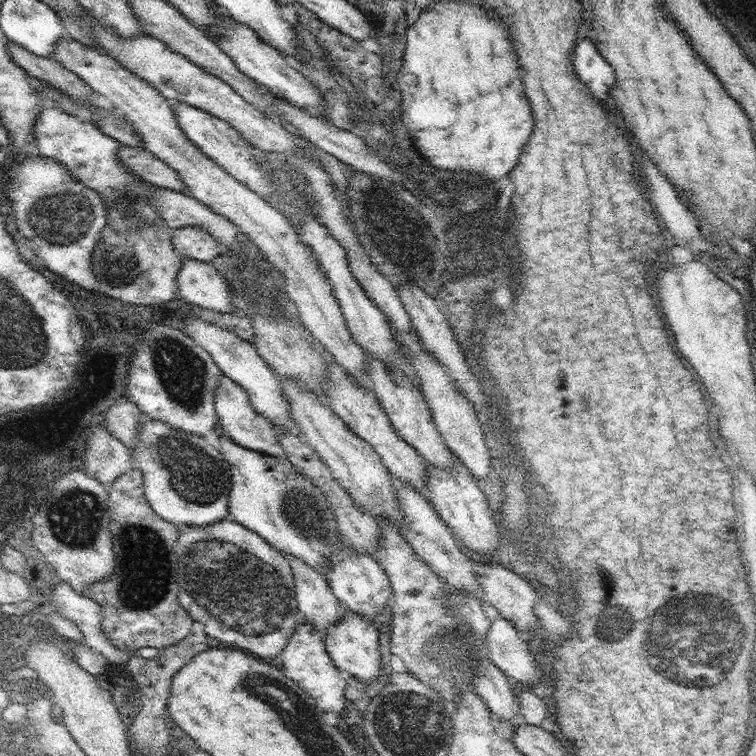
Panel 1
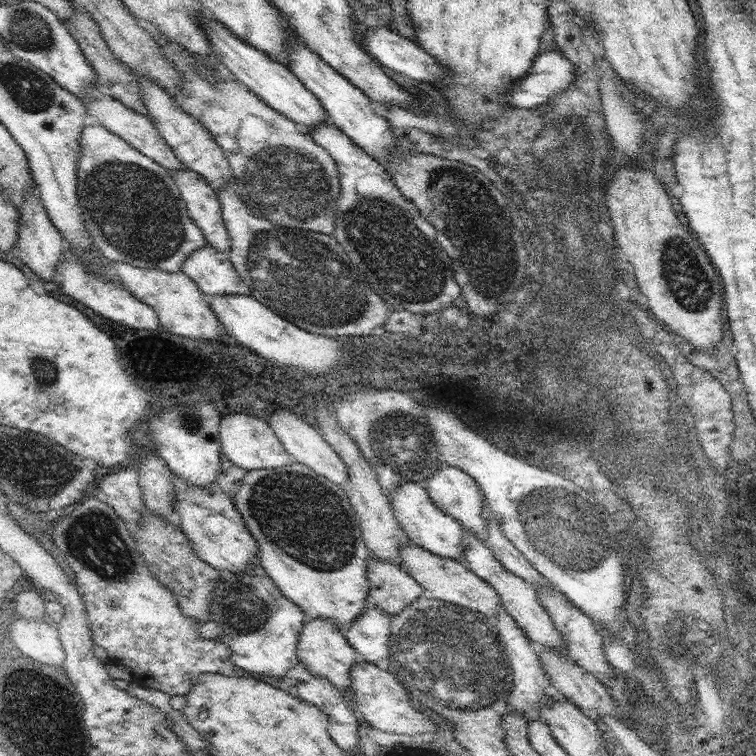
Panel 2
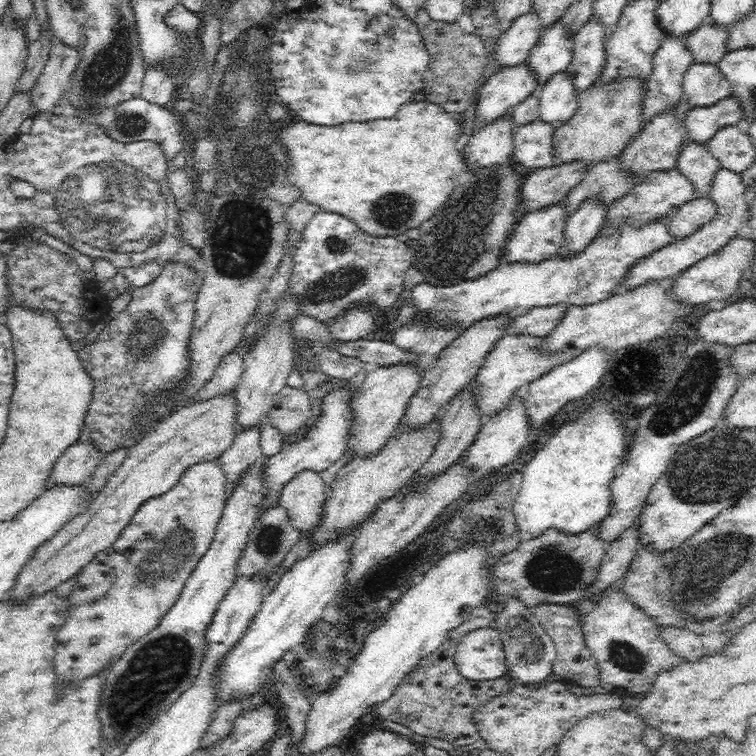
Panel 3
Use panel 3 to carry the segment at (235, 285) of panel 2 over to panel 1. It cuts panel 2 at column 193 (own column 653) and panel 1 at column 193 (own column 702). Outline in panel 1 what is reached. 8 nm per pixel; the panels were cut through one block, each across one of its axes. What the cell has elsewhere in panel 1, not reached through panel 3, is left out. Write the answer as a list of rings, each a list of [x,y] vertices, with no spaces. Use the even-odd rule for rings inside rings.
[[[190,225],[172,231],[174,251],[181,258],[213,264],[221,254],[218,241],[201,226]]]

